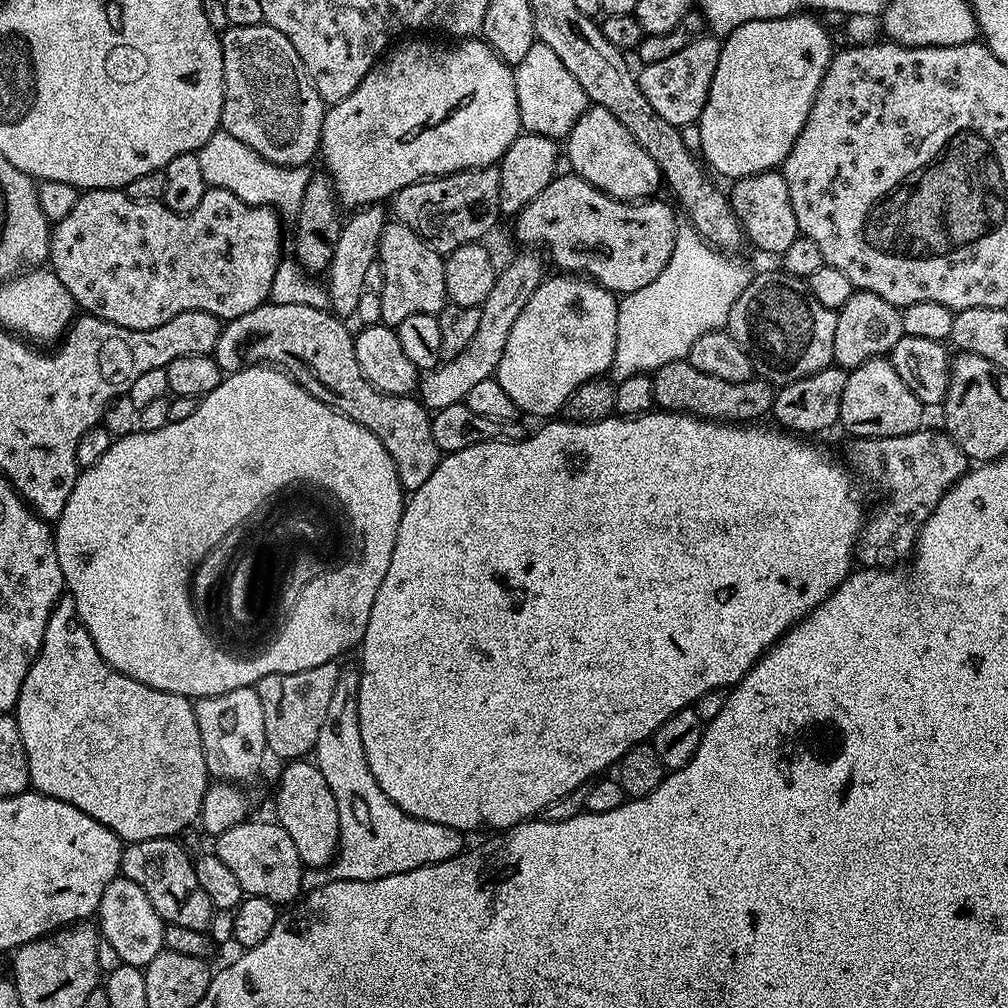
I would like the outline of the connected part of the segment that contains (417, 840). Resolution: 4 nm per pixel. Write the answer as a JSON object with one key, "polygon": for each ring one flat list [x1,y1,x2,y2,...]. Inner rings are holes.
{"polygon":[[341,667,314,749,316,768,322,770,322,778,326,778,326,786,330,786,334,802,338,802,340,846,330,865,331,879,377,880,427,864,446,862,460,855,466,848,465,833,406,814,398,806,394,806,394,802,390,802,390,798,382,794,382,786,374,782,374,774,370,774,370,766,366,762,362,746,358,718,359,689,359,667]]}

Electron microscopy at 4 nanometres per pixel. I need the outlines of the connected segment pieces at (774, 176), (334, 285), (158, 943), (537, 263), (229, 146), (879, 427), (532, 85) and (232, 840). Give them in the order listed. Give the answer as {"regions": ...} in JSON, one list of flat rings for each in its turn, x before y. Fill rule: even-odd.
{"regions":[[[783,171,759,172,744,176,730,188,732,209,738,222,744,227,747,241,764,252,784,253,800,235,798,218,794,218,794,206,790,202,790,190,786,186],[732,188,732,192,731,192]],[[370,204,353,211,352,216,343,221,338,238,332,246,332,257,326,269,326,291,328,308,341,318,349,318,360,308,360,299,364,296,364,287,368,284,368,275,377,263,380,255,380,239,384,233,386,217,380,204]],[[122,874,102,890,102,902,98,909,98,932,114,951,122,964,132,964,135,968,143,969,159,952,165,951,164,947,164,920,154,910,150,898,146,898,146,892,136,882,130,882]],[[524,250,508,265,499,269,494,290,486,296,486,302,480,305,480,322,478,330,474,330,474,338,468,340,467,346,451,358,445,359,437,368,433,368,421,379,418,385,418,399,425,408,433,413,446,406,463,404,466,394,477,382,486,382,496,376,498,366,502,362,502,354,506,350,506,342,510,338,510,330,514,330,514,322,522,310,526,310,526,302,530,302,530,294,538,290,540,283,546,279,543,255,535,256,535,251]],[[223,130,215,134,201,146,198,166,202,166,202,178,208,188,230,190,242,202,263,204,265,208,275,208,277,213,295,214,302,206,302,190,310,175,307,167,283,168,262,159,242,142]],[[877,358,848,372,839,427,845,428,852,438,901,436,925,427,924,412,926,405,910,394,910,386,898,378,898,370,894,370,891,359]],[[538,42,530,46,526,58,515,65,514,71,521,129,539,136,567,137,578,118,582,118,582,114,588,111,590,101,582,86,578,86,578,78,574,78,574,74,562,66,562,58,558,58,550,46]],[[246,818,241,824,230,826,230,830,215,837,214,854,222,858,226,866,230,866,245,896,264,898,277,906,288,903,291,905,304,888,306,869,298,858,298,850,294,847,290,834,286,834,286,830,282,830,280,824,271,819,268,819,269,821,252,819]]]}

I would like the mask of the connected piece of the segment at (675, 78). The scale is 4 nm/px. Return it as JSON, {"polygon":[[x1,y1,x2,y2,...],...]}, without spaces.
{"polygon":[[711,34,697,35,682,50,670,54,663,62,643,65,638,79,642,94,646,94,650,106,666,118,666,122,683,126,695,124,700,119,710,94,710,82,714,82,714,70,718,70,721,41]]}

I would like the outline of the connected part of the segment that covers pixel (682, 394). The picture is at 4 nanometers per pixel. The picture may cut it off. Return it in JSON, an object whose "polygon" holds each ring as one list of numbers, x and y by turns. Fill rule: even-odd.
{"polygon":[[688,359,666,362,655,373,655,403,665,412,686,412,689,416,698,416,702,420,714,420,722,424,741,426,760,422,771,413,776,397,776,388,767,380,753,378,746,382,726,382,723,378,714,378,711,374,702,374,694,370]]}

